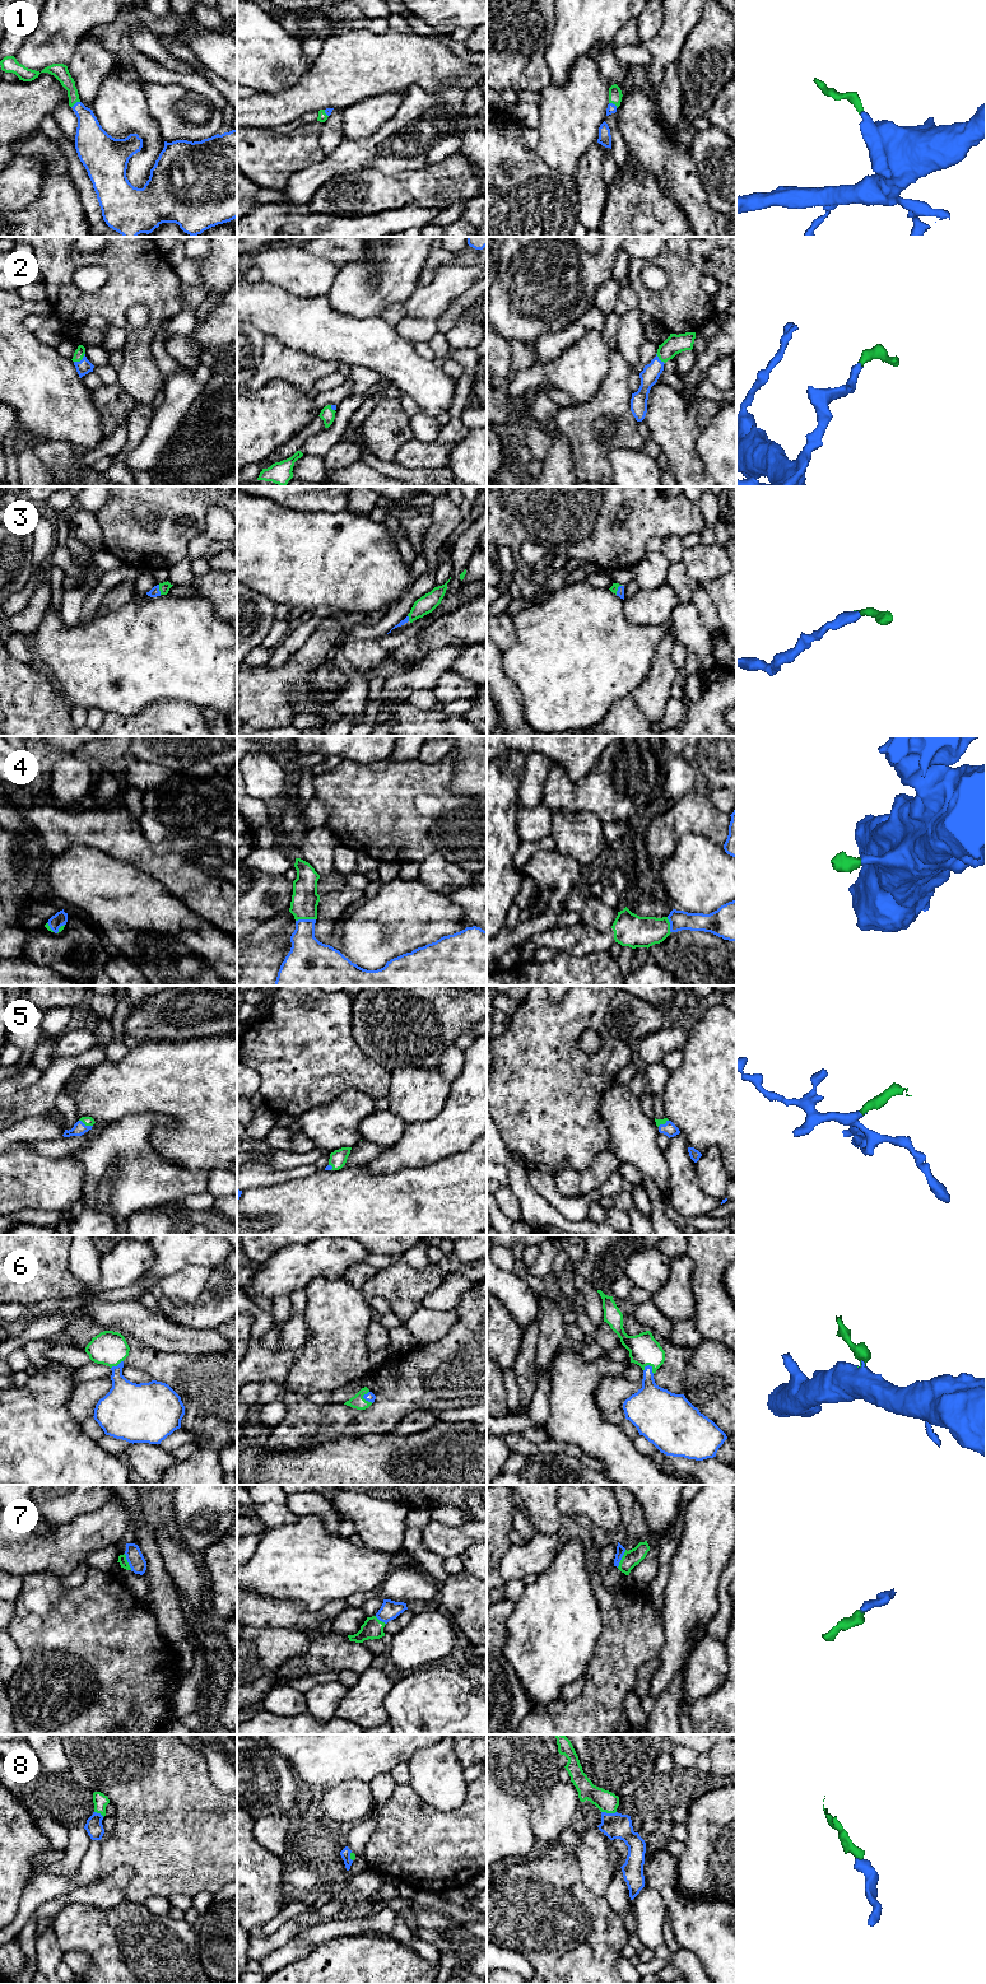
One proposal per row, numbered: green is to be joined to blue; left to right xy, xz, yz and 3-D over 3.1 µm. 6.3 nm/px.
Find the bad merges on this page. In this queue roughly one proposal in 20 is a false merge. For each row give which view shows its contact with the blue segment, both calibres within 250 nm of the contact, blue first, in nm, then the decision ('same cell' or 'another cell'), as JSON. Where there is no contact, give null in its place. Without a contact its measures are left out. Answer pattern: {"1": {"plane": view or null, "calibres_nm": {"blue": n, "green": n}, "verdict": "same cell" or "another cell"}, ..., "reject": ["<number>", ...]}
{"1": {"plane": "yz", "calibres_nm": {"blue": 60, "green": 80}, "verdict": "same cell"}, "2": {"plane": "xy", "calibres_nm": {"blue": 90, "green": 70}, "verdict": "same cell"}, "3": {"plane": "xy", "calibres_nm": {"blue": 60, "green": 70}, "verdict": "same cell"}, "4": {"plane": "xz", "calibres_nm": {"blue": 260, "green": 170}, "verdict": "same cell"}, "5": {"plane": "xy", "calibres_nm": {"blue": 90, "green": 60}, "verdict": "same cell"}, "6": {"plane": "yz", "calibres_nm": {"blue": 260, "green": 190}, "verdict": "same cell"}, "7": {"plane": "yz", "calibres_nm": {"blue": 60, "green": 110}, "verdict": "same cell"}, "8": {"plane": "yz", "calibres_nm": {"blue": 160, "green": 140}, "verdict": "same cell"}, "reject": []}

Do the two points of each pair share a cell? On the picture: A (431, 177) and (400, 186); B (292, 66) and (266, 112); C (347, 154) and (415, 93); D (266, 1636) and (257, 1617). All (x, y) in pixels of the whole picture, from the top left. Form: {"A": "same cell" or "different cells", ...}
{"A": "same cell", "B": "different cells", "C": "same cell", "D": "different cells"}

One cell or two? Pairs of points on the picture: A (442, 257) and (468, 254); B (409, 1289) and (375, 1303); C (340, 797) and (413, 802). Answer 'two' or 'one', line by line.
A: two
B: two
C: one

